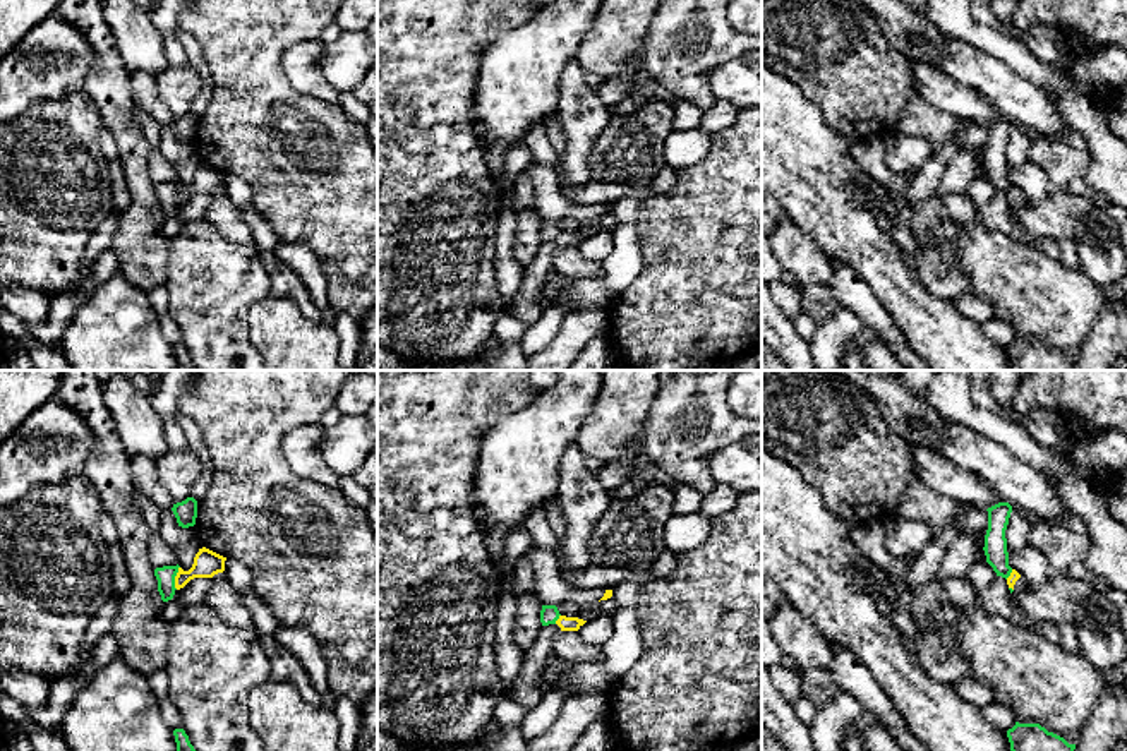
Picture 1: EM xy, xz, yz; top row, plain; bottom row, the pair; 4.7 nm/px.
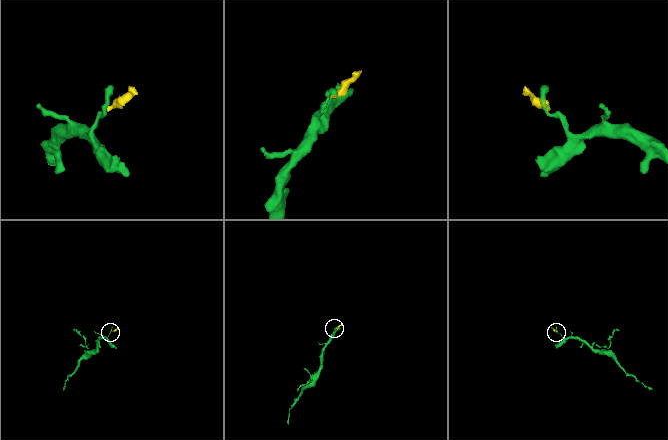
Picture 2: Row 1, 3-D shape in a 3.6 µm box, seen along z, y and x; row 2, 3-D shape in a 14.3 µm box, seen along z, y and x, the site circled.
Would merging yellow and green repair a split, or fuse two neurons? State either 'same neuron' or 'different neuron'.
different neuron

